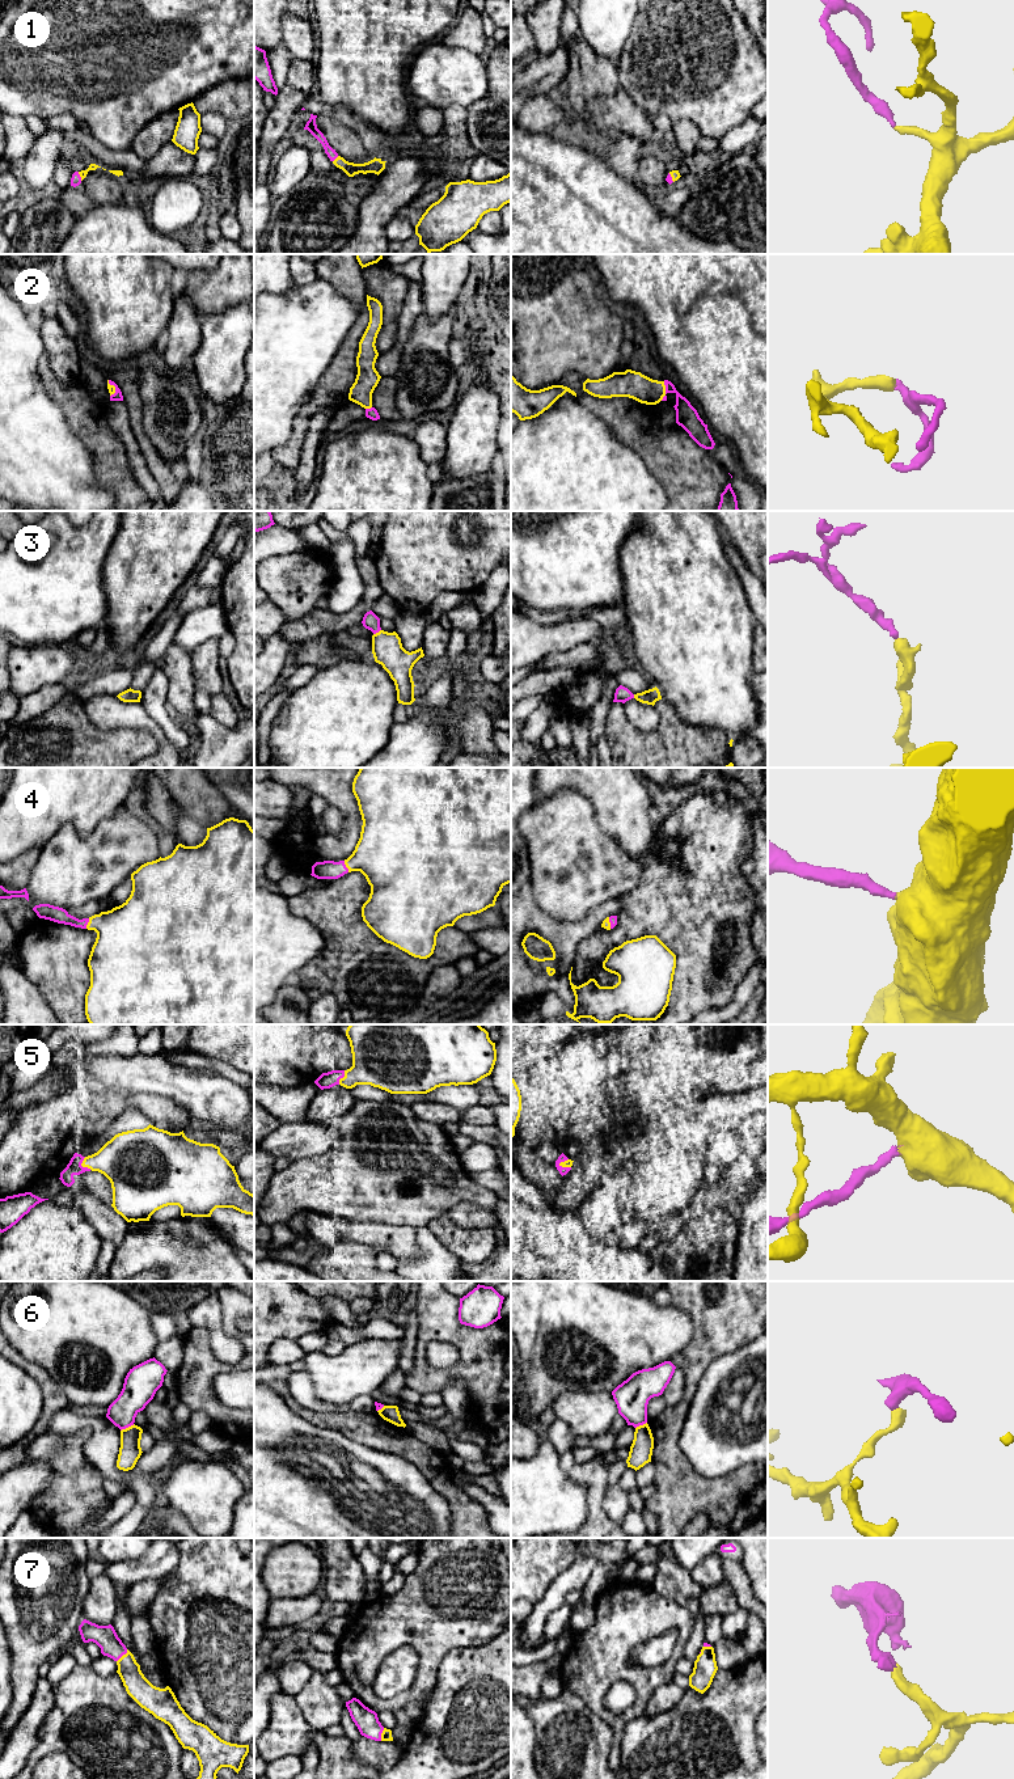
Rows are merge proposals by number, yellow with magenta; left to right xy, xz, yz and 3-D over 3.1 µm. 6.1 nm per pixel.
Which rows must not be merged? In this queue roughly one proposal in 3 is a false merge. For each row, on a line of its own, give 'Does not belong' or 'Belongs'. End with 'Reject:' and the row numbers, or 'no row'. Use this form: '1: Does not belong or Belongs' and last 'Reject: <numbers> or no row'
1: Belongs
2: Belongs
3: Belongs
4: Belongs
5: Belongs
6: Does not belong
7: Belongs
Reject: 6

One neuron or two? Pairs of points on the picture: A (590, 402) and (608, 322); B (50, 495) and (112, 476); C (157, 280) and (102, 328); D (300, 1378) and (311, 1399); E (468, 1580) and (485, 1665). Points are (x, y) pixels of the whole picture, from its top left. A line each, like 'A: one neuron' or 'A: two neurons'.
A: two neurons
B: two neurons
C: one neuron
D: one neuron
E: two neurons

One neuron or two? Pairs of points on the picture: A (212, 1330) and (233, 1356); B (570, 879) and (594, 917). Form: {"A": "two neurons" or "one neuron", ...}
{"A": "one neuron", "B": "two neurons"}

